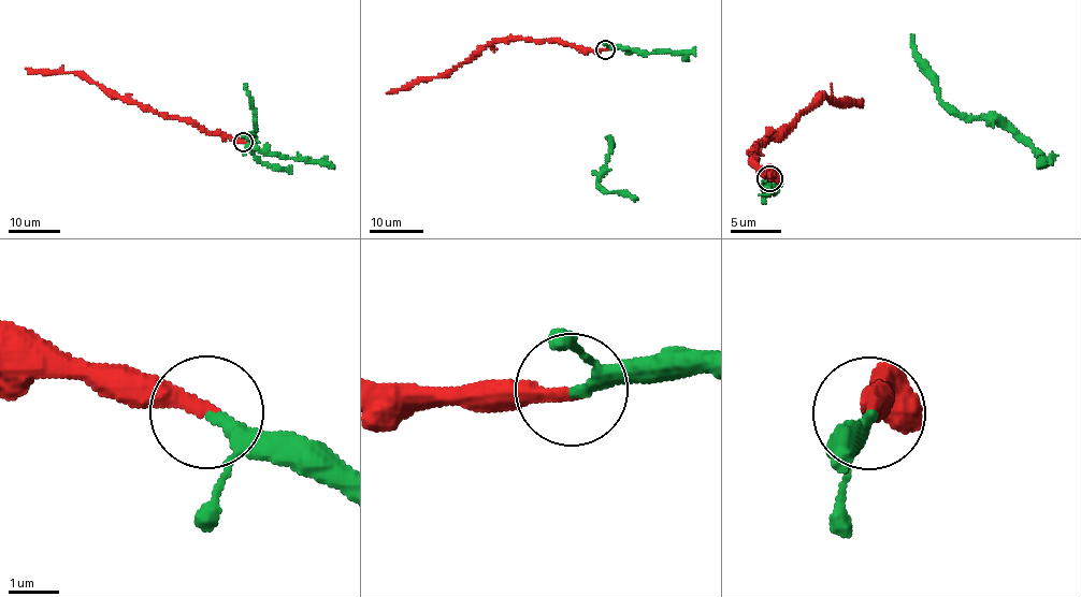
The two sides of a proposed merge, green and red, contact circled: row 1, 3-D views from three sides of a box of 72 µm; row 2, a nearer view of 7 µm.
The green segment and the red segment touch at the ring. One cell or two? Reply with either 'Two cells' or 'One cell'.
One cell

